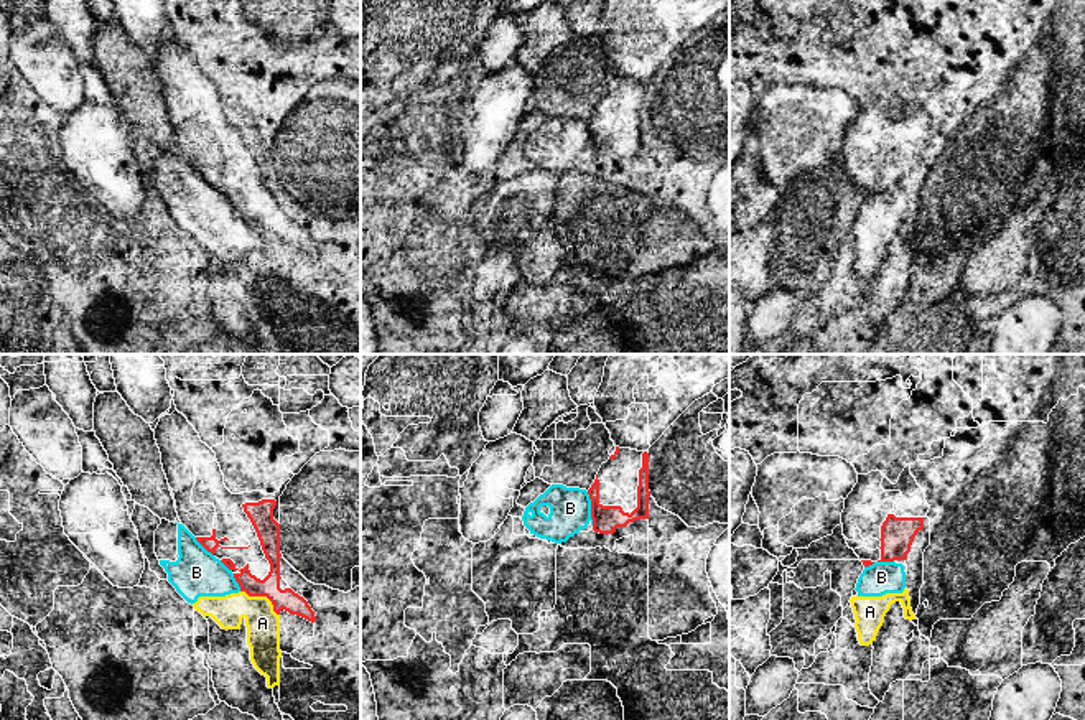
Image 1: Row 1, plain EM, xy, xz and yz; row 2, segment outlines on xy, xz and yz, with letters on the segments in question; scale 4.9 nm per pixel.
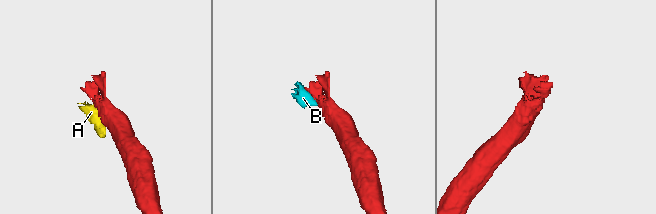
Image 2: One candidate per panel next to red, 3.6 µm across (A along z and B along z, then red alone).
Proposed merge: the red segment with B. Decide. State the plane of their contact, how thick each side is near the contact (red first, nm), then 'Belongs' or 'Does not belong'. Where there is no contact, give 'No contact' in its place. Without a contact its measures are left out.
Touches red in xz. Thickness 140 nm (red) against 200 nm. Does not belong

